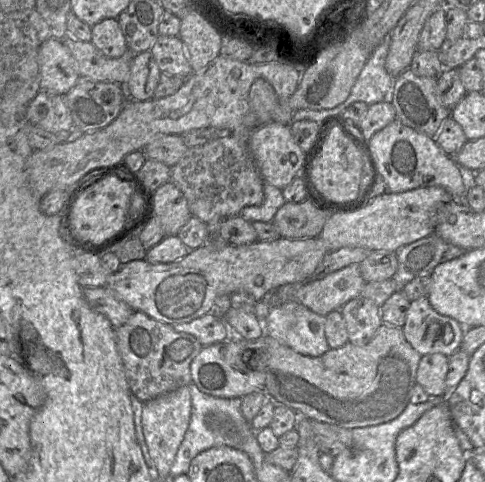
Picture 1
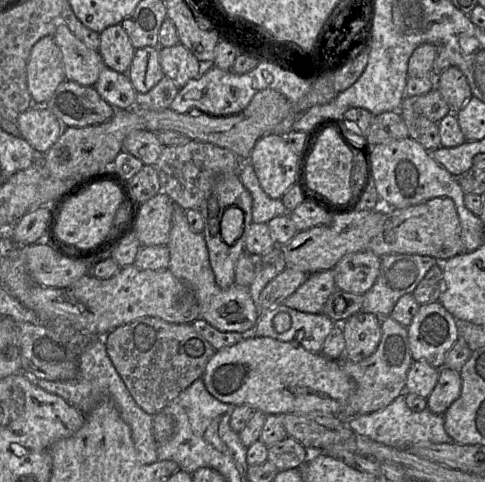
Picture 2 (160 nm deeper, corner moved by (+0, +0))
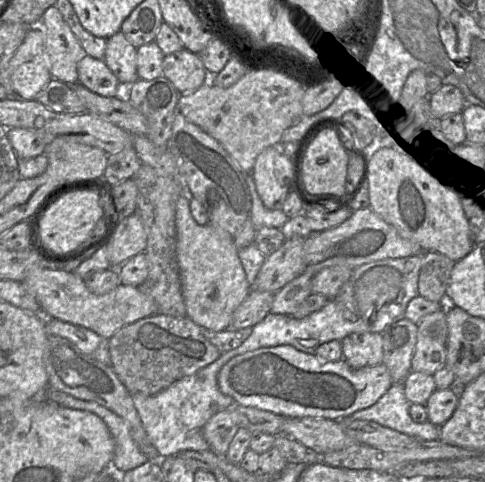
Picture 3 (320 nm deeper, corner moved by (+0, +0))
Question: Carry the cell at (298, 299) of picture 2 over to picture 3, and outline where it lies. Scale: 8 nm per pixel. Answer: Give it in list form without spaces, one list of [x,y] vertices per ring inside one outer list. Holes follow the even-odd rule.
[[[302,273],[275,292],[271,313],[291,316],[297,307],[312,293],[312,278]]]

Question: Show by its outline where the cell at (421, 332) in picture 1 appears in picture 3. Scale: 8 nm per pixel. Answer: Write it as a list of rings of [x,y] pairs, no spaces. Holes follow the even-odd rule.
[[[442,308],[424,316],[417,326],[417,342],[411,371],[434,375],[446,362],[448,338],[446,310]]]

